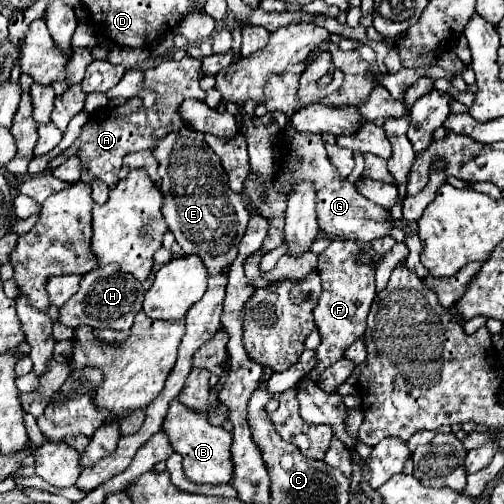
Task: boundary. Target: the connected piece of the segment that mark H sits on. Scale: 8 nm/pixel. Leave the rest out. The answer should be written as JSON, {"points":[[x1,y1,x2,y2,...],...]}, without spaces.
{"points":[[116,264,98,266,82,276,80,290,68,304,64,304,58,320,70,328,92,326,92,328,112,328,118,332,128,332,134,322,134,316,142,310,142,300,144,300,144,290,134,286,136,280,130,274,122,276]]}

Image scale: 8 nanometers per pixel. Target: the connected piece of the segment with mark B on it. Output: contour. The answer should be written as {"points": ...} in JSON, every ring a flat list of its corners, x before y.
{"points":[[174,398,170,402,170,412,166,414,162,430,168,436,170,446,174,448,174,452,178,452,182,456,184,474,186,474,188,480,198,482,198,484,230,482,230,478,232,478,232,462,230,462,232,434,226,432,224,428,214,428,208,422,206,412,204,414,196,414,194,410,188,410,186,406,182,406]]}

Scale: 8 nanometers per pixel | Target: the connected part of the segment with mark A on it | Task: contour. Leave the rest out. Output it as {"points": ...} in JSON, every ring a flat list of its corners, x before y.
{"points":[[188,54,180,62,164,60,158,66,144,72,146,86,154,88,158,94,158,100,152,108,146,108,140,98,130,98,124,106,106,106,106,108,100,108,98,112,90,114,86,126,82,128,82,134,78,138,78,144,82,146,80,158,84,162,80,182,90,184,92,198,96,204,104,204,108,200,108,192,112,190,112,186,116,186,116,182,120,180,118,170,120,170,124,154,152,150,156,146,156,138,162,138,168,132,180,130,184,126,178,116,178,106,182,100,186,100,186,98,204,100,206,94,200,88,200,80,198,80,200,66,202,66,202,62]]}

